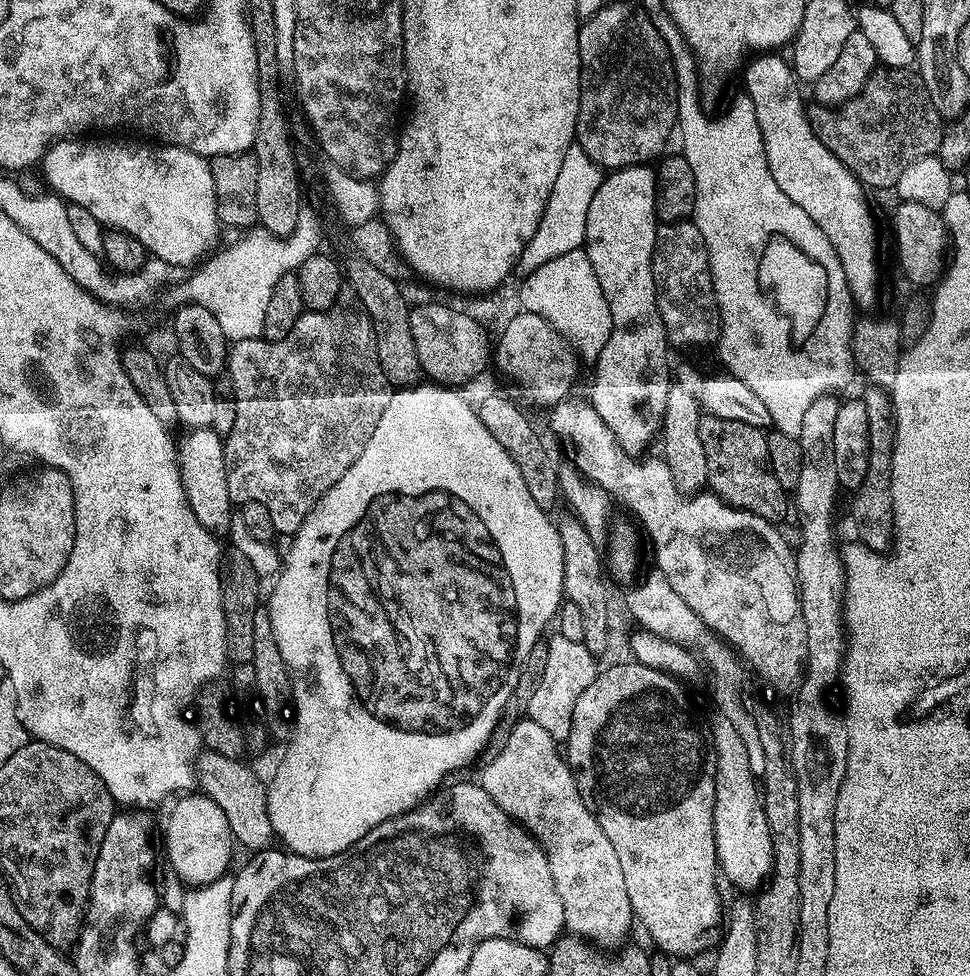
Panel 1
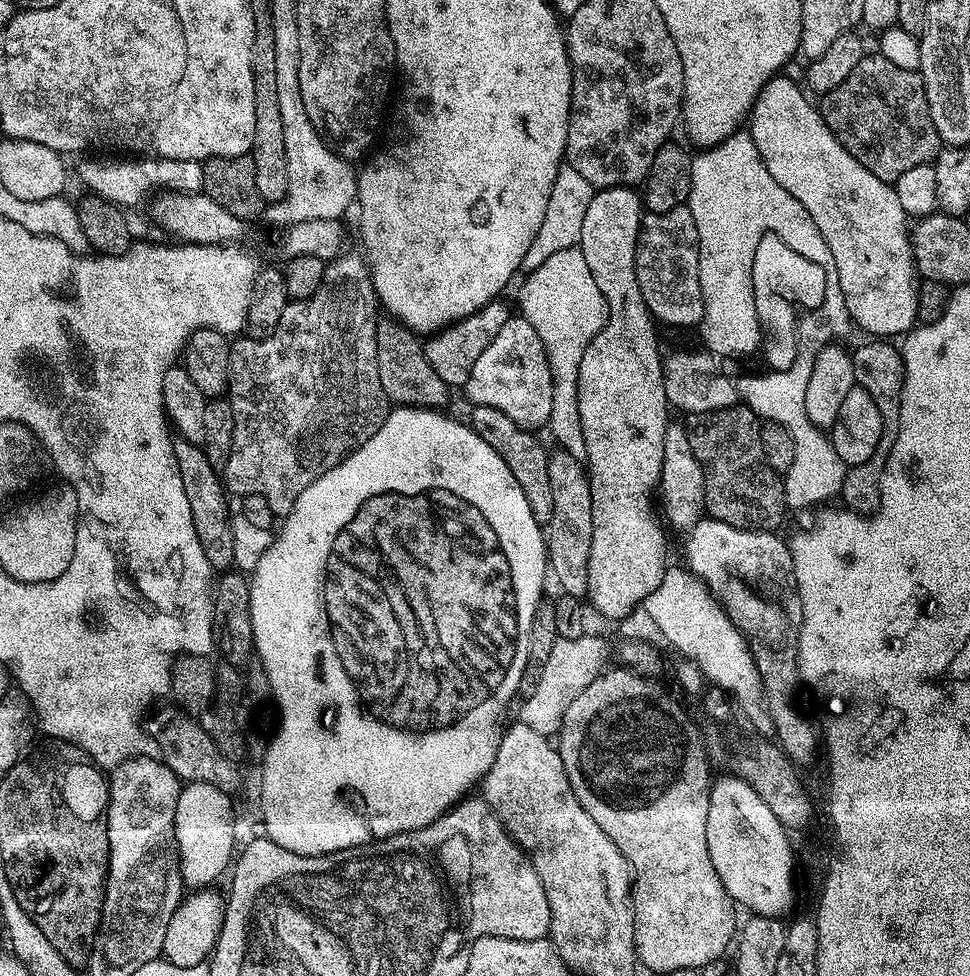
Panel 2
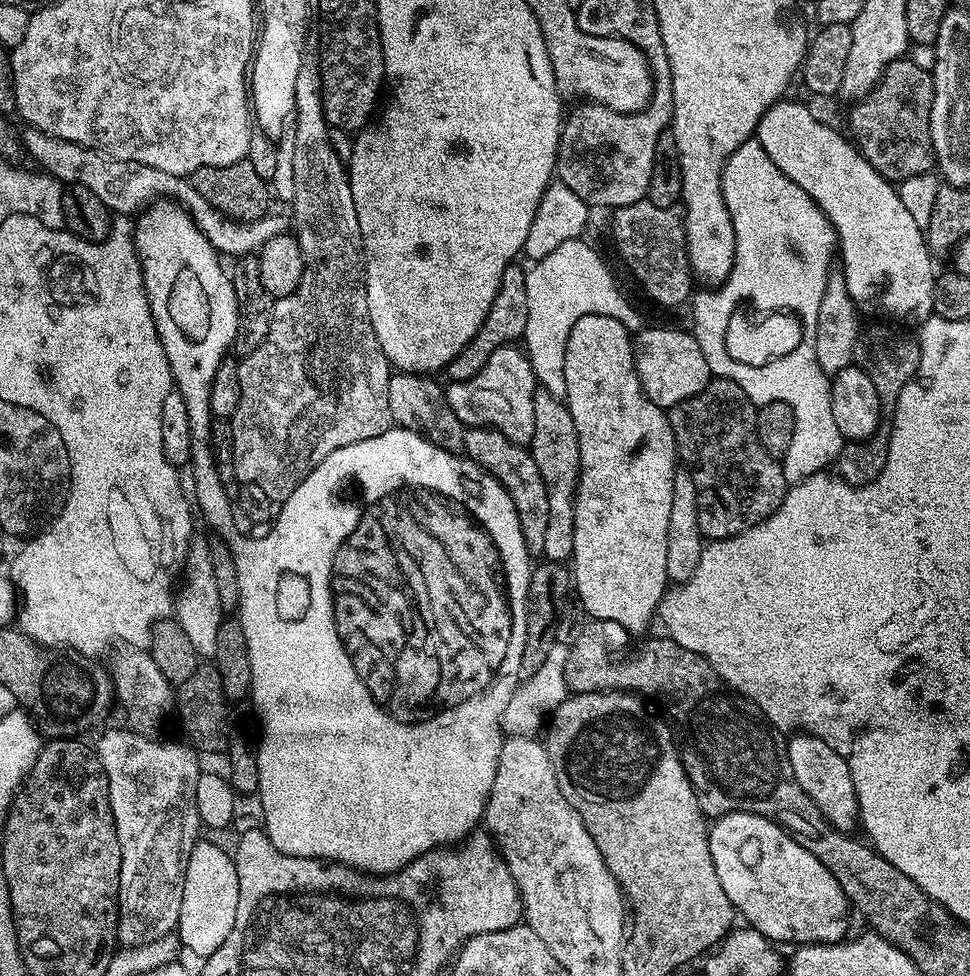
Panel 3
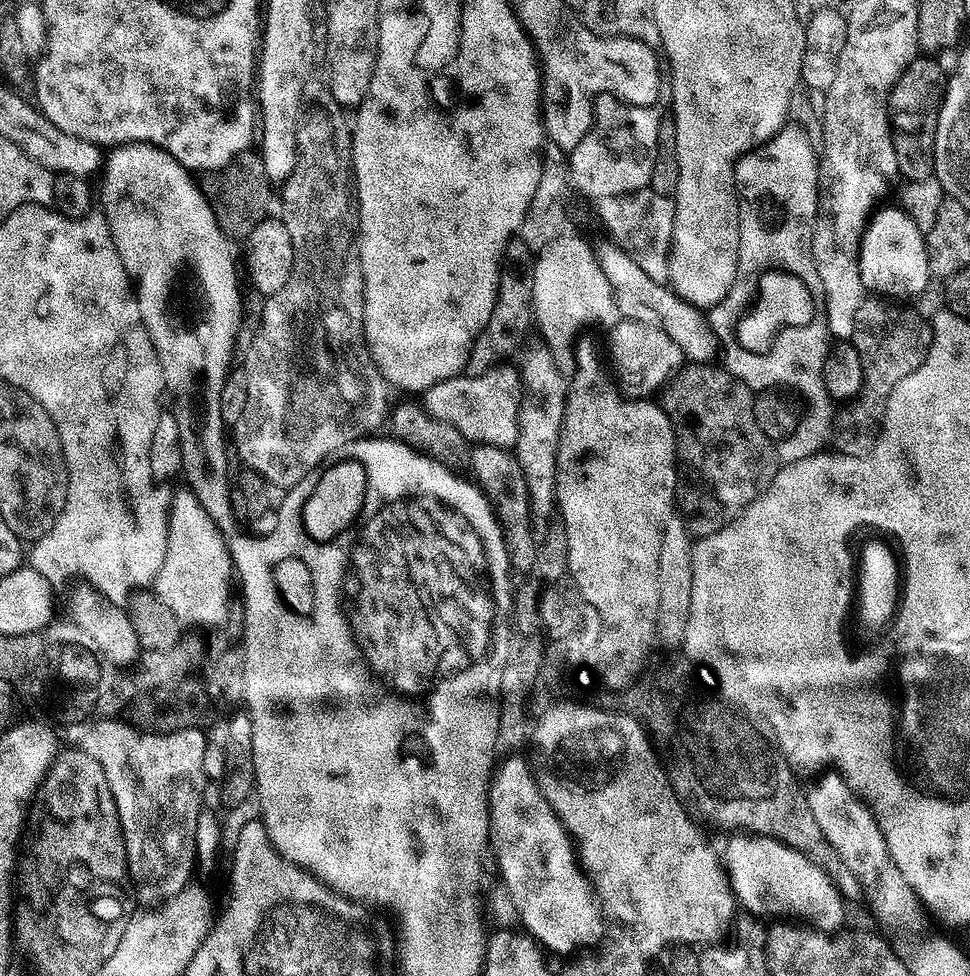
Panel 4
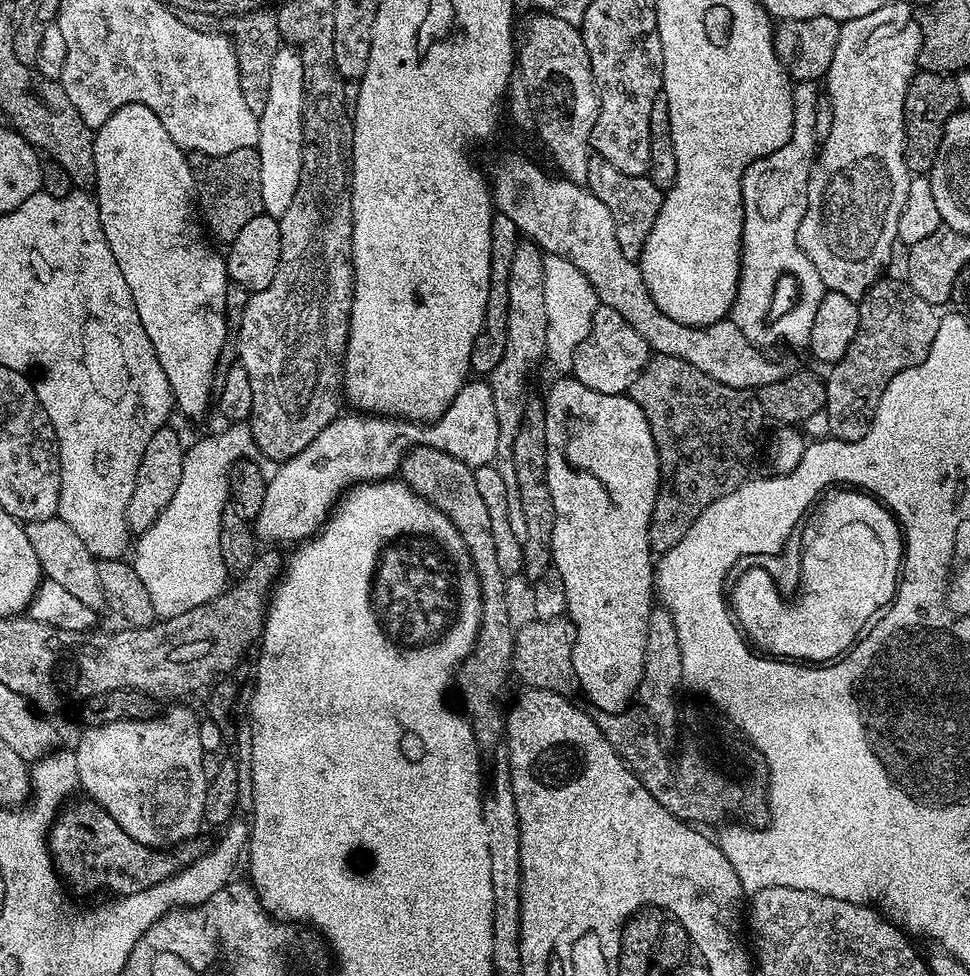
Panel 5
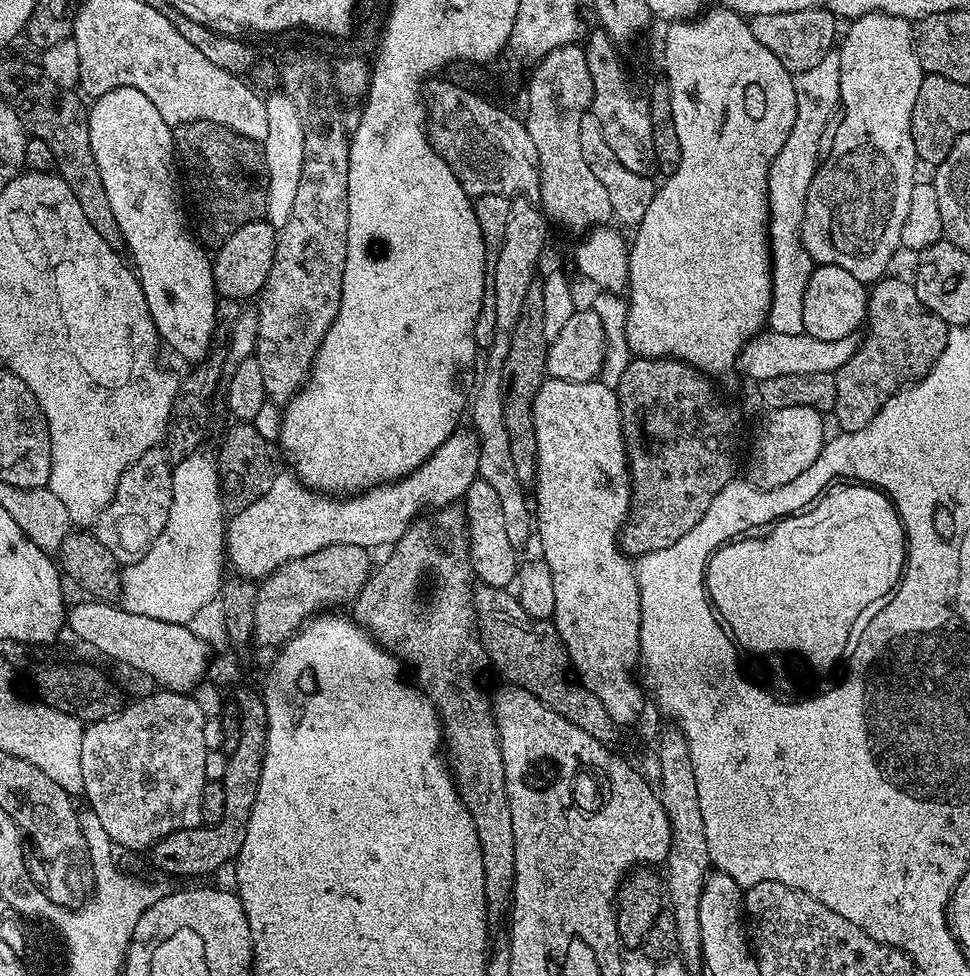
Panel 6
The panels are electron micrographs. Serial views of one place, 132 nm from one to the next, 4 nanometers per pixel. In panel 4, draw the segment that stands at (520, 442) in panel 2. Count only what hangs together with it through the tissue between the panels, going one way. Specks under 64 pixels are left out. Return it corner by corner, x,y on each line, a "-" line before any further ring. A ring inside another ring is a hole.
478,444
469,451
466,464
469,469
472,467
471,479
483,492
488,503
492,505
492,511
496,514
496,521
500,524
501,538
505,542
509,569
513,573
526,574
530,566
534,566
538,540
534,535
528,507
528,487
515,455
506,448

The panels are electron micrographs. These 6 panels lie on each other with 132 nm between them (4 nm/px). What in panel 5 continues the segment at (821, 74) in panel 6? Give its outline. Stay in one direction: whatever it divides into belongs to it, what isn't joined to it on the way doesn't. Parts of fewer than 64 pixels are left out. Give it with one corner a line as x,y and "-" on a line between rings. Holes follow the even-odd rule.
801,80
793,87
792,105
796,109
794,110
794,126
790,134
790,142
786,142
786,146
781,146
780,149
774,150
774,154
766,154
762,158
755,160
745,170
744,180
740,184
742,186
742,202
744,203
744,248
740,252
740,281
736,287
736,301
732,304
730,319
736,323
738,330
742,330
744,337
761,350
771,349
771,344
807,345
810,338
810,330
814,326
814,314
818,314
818,302
822,302
826,291
818,270
814,270
814,262
810,262
810,258
806,258
806,254
800,249
796,241
796,231
802,222
802,214
806,214
806,206
808,205
808,179
810,178
812,161
815,160
818,151
818,142
814,138
814,114
818,110
821,93
819,91
816,92
816,88
817,85
810,80

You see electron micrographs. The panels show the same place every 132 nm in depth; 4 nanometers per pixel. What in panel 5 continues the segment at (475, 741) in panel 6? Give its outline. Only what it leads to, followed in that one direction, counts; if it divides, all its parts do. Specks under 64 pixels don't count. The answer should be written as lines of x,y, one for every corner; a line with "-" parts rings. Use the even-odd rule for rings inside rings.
430,446
412,448
406,453
403,462
400,464
398,476
408,487
413,488
418,495
426,498
426,502
430,502
438,510
442,510
442,514
446,514
446,518
450,518
450,522
458,530
458,534
464,536
464,544
467,546
472,559
472,567
480,580
480,589
484,599
480,632
476,636
476,645
472,647
472,652
464,660
464,663
460,665
454,680
458,688
460,684
460,696
464,699
465,709
463,708
463,711
472,722
477,744
484,750
492,747
492,749
495,749
497,747
495,744
499,740
501,743
506,736
506,717
498,704
497,698
495,698
495,694
496,690
500,688
500,684
510,679
512,651
516,642
514,639
514,624
511,624
514,616
512,612
508,612
504,608
504,598
501,596
501,592
507,590
509,585
506,583
502,566
498,566
498,557
494,550
494,530
490,530
490,514
486,511
486,505
482,503
482,497
480,491
478,491
478,482
474,482
474,469
466,466
466,462
458,462
458,458
454,458
442,450
434,450

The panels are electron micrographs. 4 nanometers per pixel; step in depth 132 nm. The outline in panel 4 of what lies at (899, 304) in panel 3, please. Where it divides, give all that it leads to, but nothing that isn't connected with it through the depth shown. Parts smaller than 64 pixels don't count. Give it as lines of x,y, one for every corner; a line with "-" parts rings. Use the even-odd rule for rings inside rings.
898,206
892,208
881,207
869,219
864,230
864,237
860,239
860,277
865,289
880,298
904,298
900,296
916,296
928,288
930,273
928,270
928,245
925,233
920,232
914,222
910,222
908,215

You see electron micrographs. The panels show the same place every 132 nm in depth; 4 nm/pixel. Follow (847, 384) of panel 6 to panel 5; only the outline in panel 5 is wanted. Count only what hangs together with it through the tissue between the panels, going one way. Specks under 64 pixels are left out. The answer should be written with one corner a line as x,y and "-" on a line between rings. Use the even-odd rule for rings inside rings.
881,278
870,285
867,294
858,301
858,334
854,334
850,350
827,369
823,412
829,418
828,436
833,440
854,442
864,437
878,410
882,390
890,386
890,378
902,374
902,370
910,370
910,366
926,362
926,354
930,354
930,346
934,346
934,334
938,334
940,327
937,309
918,298
903,279
888,279

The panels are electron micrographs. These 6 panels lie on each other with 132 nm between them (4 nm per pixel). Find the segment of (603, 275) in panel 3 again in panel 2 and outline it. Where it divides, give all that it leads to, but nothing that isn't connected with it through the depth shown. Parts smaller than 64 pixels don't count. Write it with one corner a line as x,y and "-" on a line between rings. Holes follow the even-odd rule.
580,247
558,250
551,258
546,258
538,270
527,273
523,277
524,285
520,288
519,315
523,316
530,326
542,338
542,346
546,350
546,358
550,362
550,378
554,386
554,402
550,402
550,418
547,431
552,431
552,436
557,440
563,451
581,458
586,457
586,442
582,434
582,414
578,414
578,366
582,366
582,354
586,346
602,330
608,321
608,304
604,301
602,290
598,290
598,282
594,282
594,274
590,274
590,266
586,266
586,258
582,258

